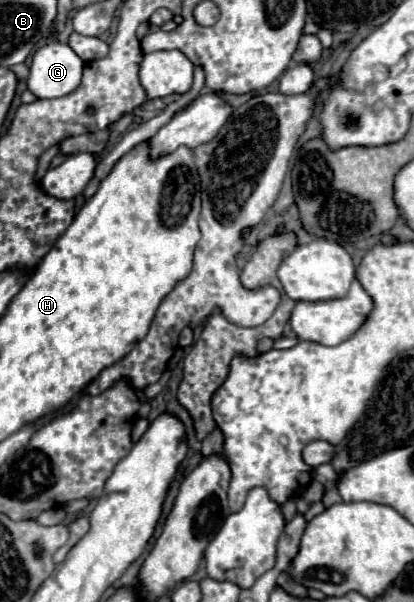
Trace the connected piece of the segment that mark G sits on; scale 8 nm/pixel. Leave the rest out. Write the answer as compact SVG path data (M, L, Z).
M53 41L33 55L27 87L39 99L69 95L81 83L79 67L83 73L85 61L69 45Z

